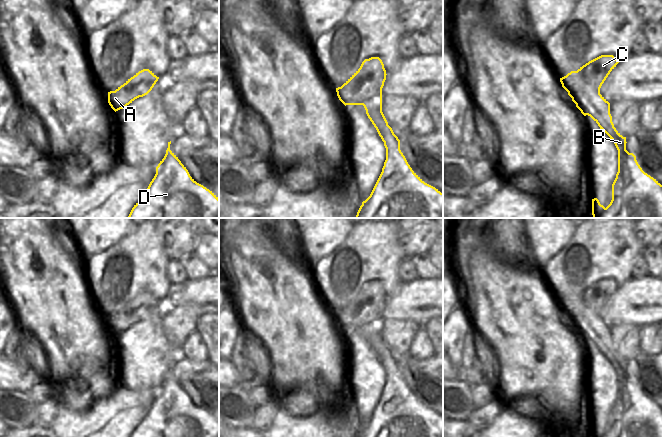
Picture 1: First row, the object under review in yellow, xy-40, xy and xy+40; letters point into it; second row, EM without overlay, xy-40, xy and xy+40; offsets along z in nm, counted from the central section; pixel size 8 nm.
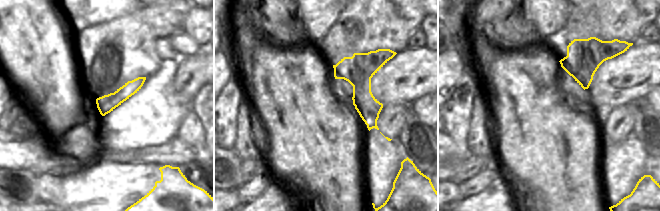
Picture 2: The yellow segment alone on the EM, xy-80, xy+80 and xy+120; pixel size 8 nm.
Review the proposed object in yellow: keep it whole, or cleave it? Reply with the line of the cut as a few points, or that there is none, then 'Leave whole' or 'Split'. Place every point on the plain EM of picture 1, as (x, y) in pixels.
Split along xy (387, 348), (380, 360). Split.

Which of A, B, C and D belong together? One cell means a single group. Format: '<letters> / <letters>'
A C / B D

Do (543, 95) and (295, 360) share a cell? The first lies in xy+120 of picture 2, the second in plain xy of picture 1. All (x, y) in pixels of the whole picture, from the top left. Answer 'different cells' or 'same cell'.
same cell

